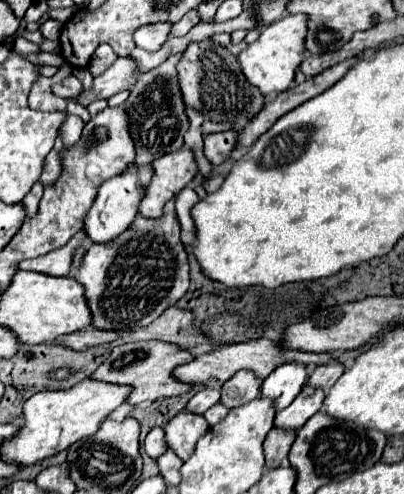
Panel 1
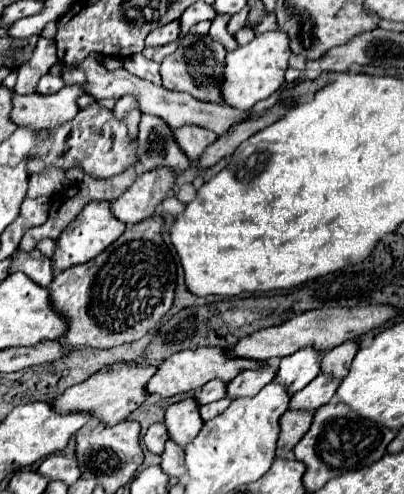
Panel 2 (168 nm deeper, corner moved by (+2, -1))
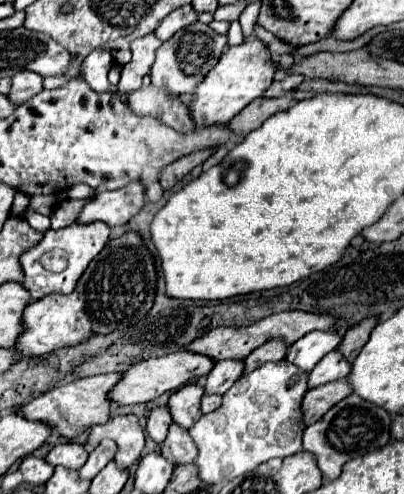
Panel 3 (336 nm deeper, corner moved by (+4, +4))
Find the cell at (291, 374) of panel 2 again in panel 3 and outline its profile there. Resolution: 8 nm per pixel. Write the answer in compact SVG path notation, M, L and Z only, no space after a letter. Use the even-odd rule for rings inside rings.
M310 331L308 335L304 335L302 339L298 339L296 343L292 343L288 347L288 355L286 361L298 365L304 371L312 371L314 365L328 355L330 351L334 351L338 347L338 341L342 341L340 331Z

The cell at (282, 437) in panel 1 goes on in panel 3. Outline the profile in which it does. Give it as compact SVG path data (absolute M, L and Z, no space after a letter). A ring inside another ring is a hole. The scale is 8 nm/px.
M348 379L332 381L328 385L322 385L318 389L310 389L304 397L304 421L306 425L316 423L326 411L330 411L338 401L348 397L352 393Z

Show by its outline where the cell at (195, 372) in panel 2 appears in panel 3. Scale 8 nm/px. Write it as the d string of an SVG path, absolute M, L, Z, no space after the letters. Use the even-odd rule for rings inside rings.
M176 351L176 353L168 353L164 357L146 359L146 361L130 365L130 369L126 369L122 373L120 381L114 385L114 389L110 389L110 401L116 403L116 405L146 403L146 401L152 401L152 399L160 397L166 391L172 391L172 389L178 389L178 387L186 385L194 377L208 375L212 367L214 367L214 361L210 357L188 353L188 351Z

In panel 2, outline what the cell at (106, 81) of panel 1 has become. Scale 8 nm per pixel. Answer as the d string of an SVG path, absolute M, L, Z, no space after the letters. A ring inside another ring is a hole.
M66 86L64 90L42 96L14 96L12 122L18 126L36 126L36 128L52 128L60 122L70 122L78 112L78 98L84 96L84 86Z

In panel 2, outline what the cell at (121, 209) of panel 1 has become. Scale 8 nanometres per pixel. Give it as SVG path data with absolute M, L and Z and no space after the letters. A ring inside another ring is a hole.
M110 200L108 202L90 202L76 216L76 220L64 228L64 232L56 240L56 254L52 256L52 264L56 270L64 270L74 264L82 264L82 262L96 258L104 248L108 248L116 238L120 238L124 234L126 224L120 222L118 218L112 218L110 206L112 206Z

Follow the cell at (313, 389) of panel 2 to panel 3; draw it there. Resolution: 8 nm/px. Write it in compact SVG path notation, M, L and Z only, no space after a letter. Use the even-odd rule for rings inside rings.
M334 349L334 351L330 351L314 369L312 369L312 373L310 373L310 389L314 389L314 387L320 387L320 385L324 385L324 383L328 383L328 381L336 381L336 379L342 379L342 377L348 377L348 373L350 373L350 369L352 369L352 365L346 361L346 359L342 359L342 355Z

